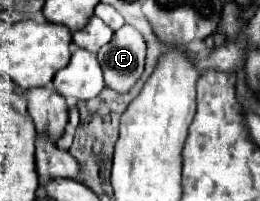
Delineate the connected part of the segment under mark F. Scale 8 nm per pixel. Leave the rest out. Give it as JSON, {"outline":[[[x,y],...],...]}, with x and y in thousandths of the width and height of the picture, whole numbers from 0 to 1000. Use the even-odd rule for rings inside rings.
{"outline":[[[469,129],[438,189],[385,239],[377,308],[400,358],[400,408],[446,458],[492,458],[554,358],[562,219],[538,159],[508,129]]]}

